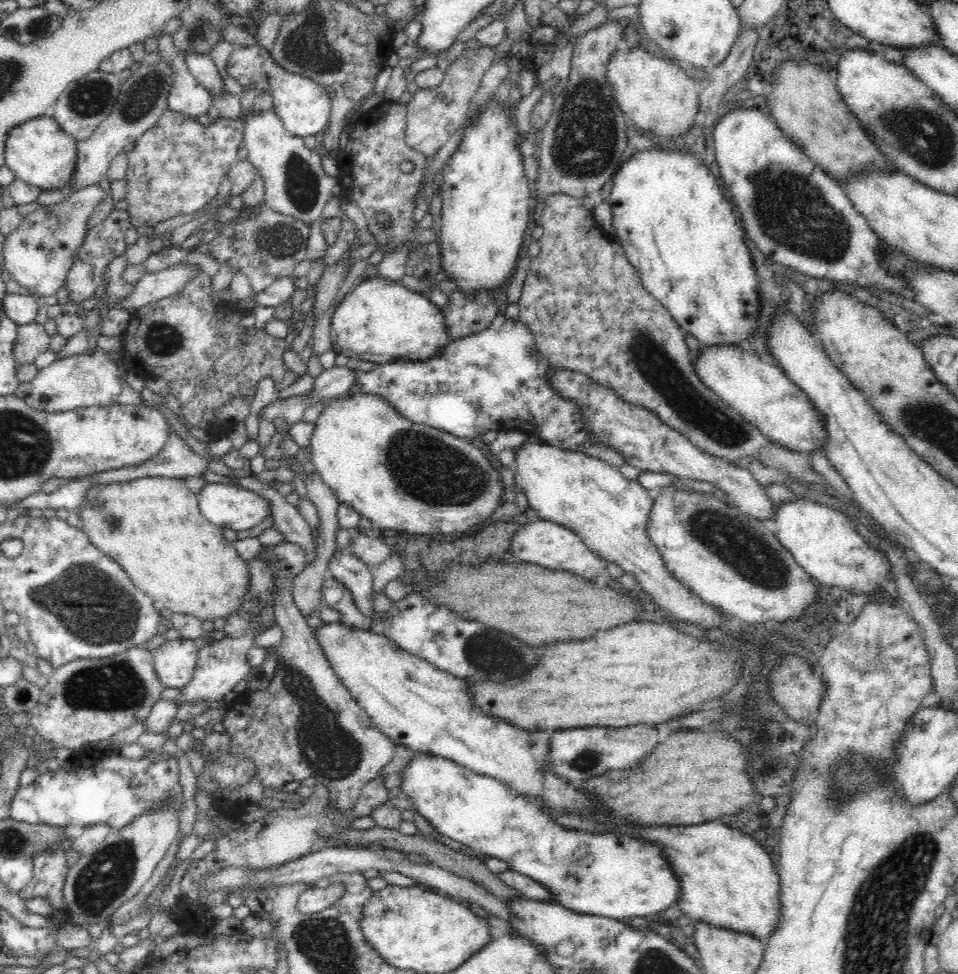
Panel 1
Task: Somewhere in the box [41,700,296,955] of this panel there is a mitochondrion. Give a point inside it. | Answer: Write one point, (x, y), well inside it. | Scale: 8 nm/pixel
(110, 872)

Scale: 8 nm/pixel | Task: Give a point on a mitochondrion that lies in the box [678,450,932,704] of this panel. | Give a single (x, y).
(739, 545)

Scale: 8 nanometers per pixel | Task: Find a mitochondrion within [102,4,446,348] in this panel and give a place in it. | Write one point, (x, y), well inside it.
(308, 45)

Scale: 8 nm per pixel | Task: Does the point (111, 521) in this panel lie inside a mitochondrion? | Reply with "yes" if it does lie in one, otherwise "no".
yes

